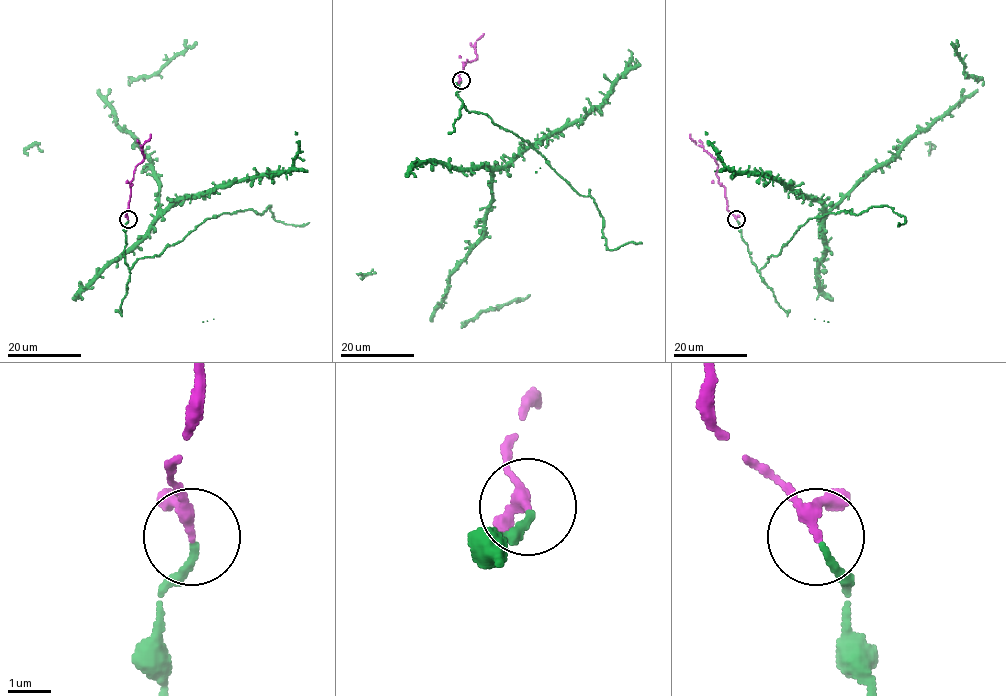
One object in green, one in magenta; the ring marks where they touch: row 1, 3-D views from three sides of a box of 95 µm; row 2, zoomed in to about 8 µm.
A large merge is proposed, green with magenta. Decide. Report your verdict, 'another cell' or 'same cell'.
same cell

